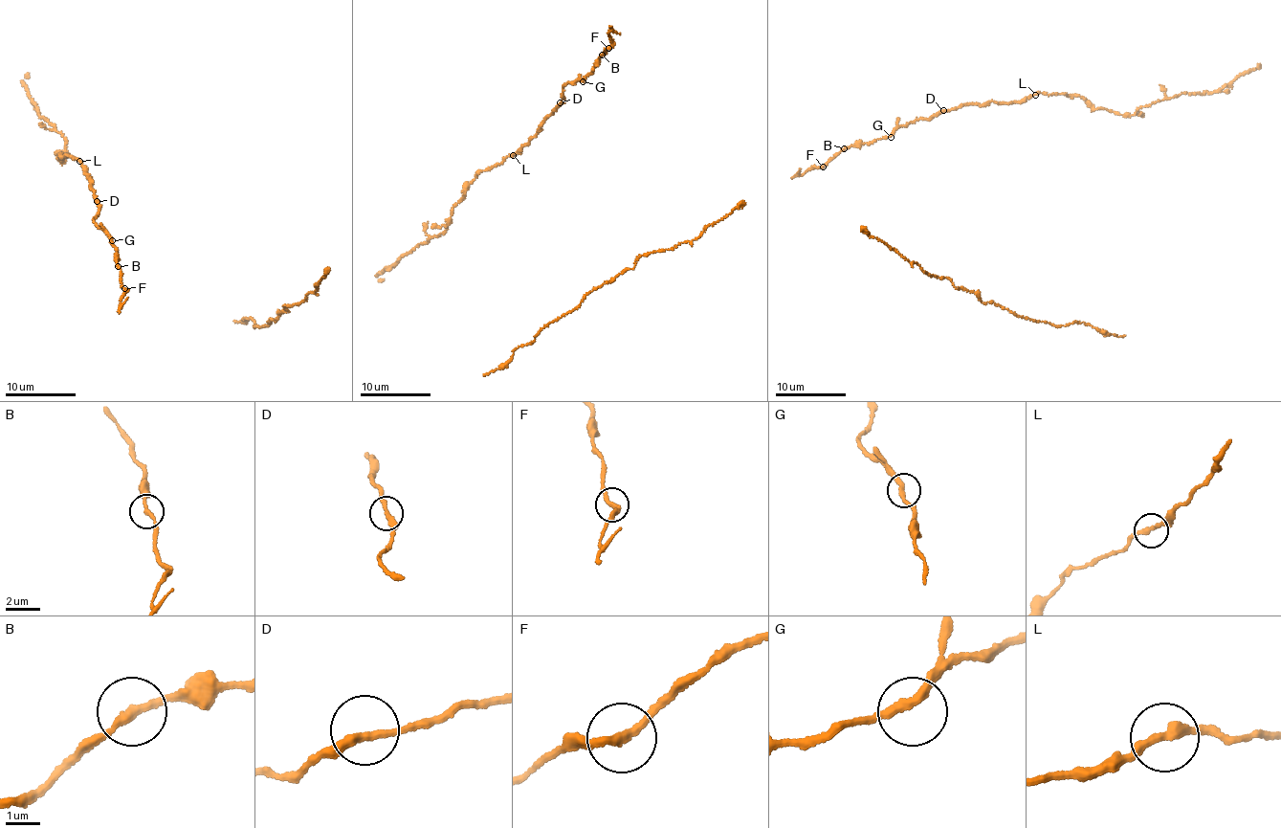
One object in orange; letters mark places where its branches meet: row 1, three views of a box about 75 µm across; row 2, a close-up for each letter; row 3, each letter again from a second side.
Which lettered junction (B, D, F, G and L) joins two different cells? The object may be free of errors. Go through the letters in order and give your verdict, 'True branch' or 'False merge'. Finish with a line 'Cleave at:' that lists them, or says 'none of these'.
B: True branch
D: True branch
F: False merge
G: True branch
L: True branch
Cleave at: F

